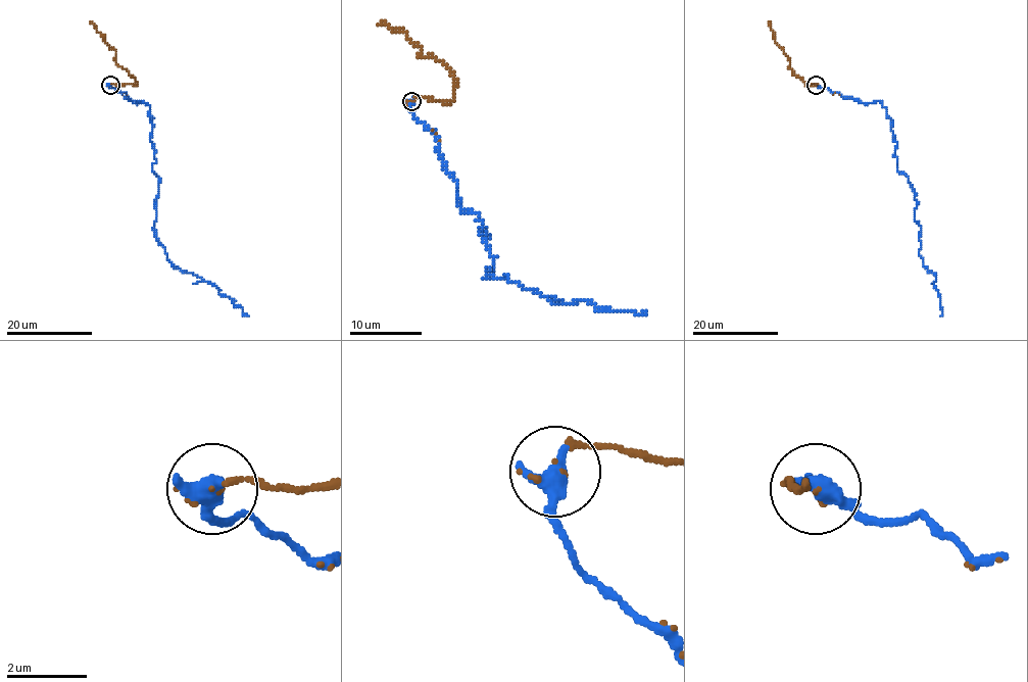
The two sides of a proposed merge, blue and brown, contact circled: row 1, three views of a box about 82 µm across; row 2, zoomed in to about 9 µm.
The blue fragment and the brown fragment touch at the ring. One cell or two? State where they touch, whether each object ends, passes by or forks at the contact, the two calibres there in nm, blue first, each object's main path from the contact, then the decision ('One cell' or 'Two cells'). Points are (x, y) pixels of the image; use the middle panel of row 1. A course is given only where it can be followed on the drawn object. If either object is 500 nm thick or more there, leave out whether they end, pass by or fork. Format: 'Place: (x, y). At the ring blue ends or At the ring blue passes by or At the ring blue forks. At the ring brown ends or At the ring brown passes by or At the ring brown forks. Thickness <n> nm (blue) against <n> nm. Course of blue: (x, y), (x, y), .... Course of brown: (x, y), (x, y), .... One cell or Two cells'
Place: (411, 101). Thickness 550 nm (blue) against 70 nm. Course of blue: (411, 101), (458, 206), (489, 238), (485, 278), (554, 303), (647, 313). Course of brown: (411, 100), (452, 100), (452, 75), (429, 54), (420, 56), (420, 45), (403, 33), (379, 23). One cell

